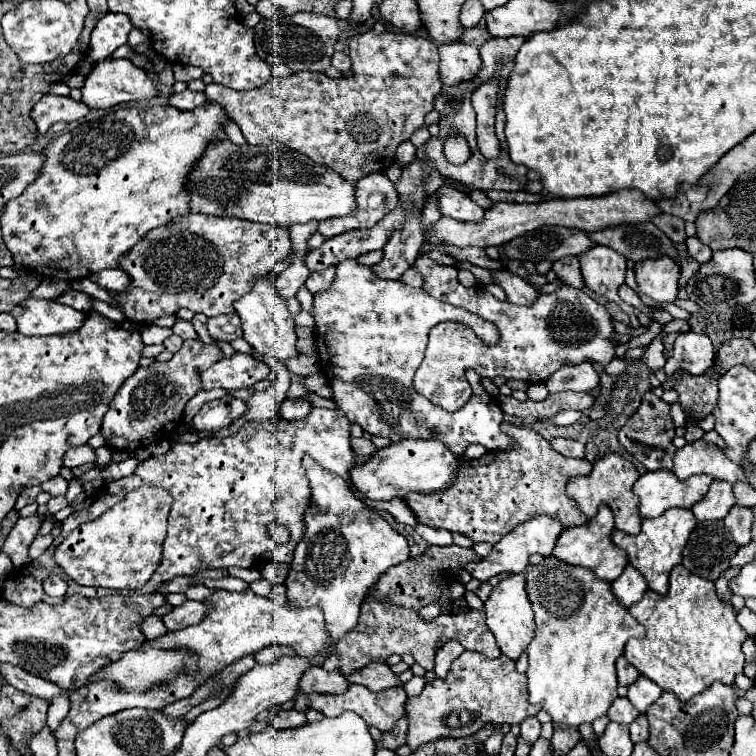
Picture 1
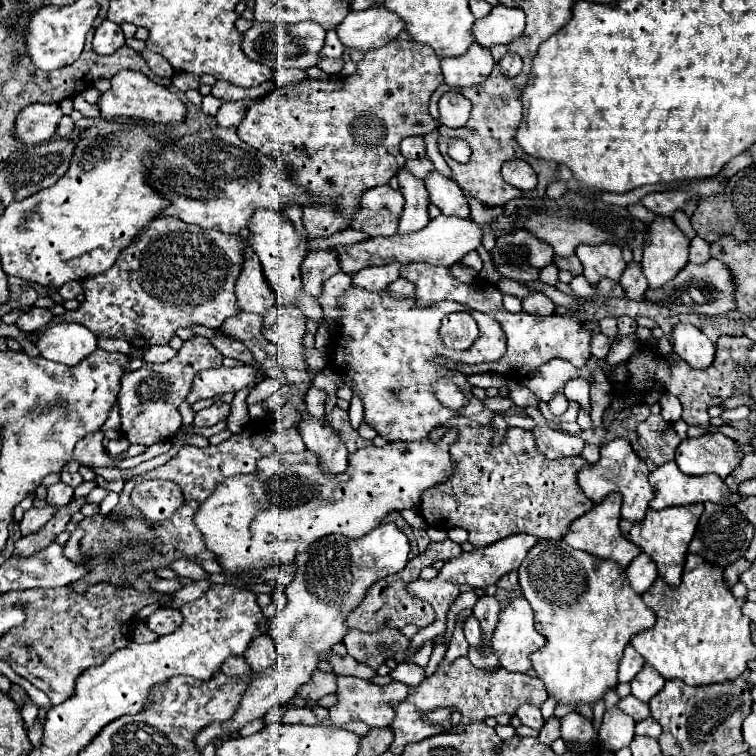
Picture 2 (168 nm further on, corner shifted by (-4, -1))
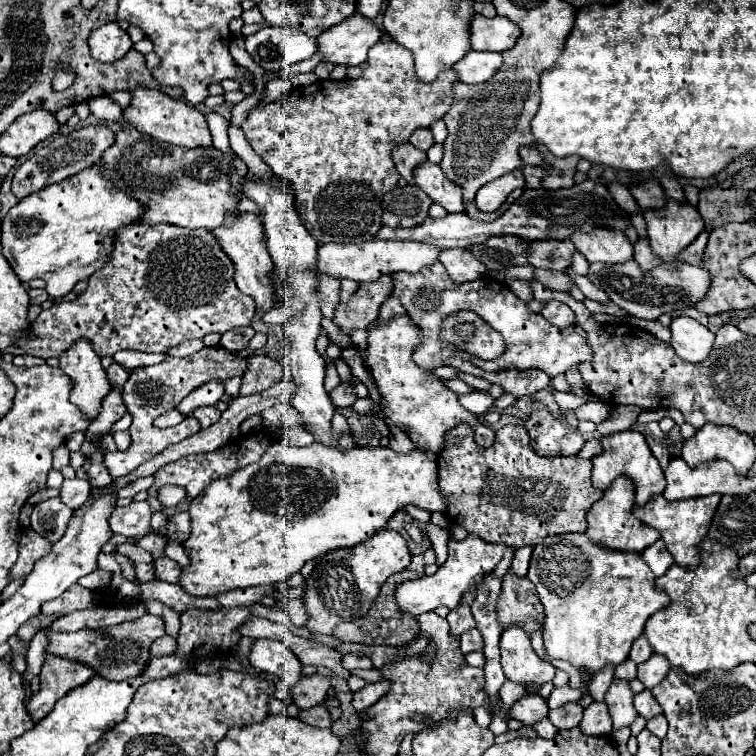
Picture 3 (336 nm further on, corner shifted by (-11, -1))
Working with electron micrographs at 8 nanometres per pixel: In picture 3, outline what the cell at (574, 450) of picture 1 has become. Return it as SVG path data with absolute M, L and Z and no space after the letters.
M547 408L533 410L523 426L539 456L575 456L585 444L579 430L563 424Z

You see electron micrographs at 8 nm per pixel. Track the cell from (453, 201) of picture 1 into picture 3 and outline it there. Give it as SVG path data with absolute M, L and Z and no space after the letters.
M427 160L415 166L415 186L419 186L435 204L441 204L449 214L463 212L463 192L447 180L439 164Z

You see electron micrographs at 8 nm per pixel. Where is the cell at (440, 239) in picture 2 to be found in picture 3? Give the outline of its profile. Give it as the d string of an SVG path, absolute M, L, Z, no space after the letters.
M375 238L363 244L321 244L317 254L319 254L315 266L317 278L327 274L339 280L349 278L355 282L375 282L375 278L381 278L383 274L395 274L401 270L419 272L421 268L431 266L433 262L437 262L439 248L421 242L391 242Z

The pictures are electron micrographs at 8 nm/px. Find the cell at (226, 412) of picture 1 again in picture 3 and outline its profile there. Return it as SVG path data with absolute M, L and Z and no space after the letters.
M201 406L199 410L193 410L193 416L199 420L201 428L207 428L221 418L221 412L217 408L211 408L211 406Z

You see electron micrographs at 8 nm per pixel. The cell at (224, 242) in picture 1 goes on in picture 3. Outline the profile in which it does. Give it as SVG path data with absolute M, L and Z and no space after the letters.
M127 224L115 232L115 250L111 250L107 266L99 268L89 278L87 290L75 300L61 300L49 310L43 310L31 326L35 340L19 340L15 346L45 360L59 358L81 338L89 340L101 358L113 356L119 350L165 352L167 348L191 338L203 338L211 332L223 334L237 326L251 326L253 314L253 298L237 290L233 282L233 264L209 230L189 230L171 224Z

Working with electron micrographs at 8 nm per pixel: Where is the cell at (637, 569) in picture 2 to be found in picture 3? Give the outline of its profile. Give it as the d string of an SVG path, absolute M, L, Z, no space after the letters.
M661 538L655 544L651 544L651 548L643 550L643 558L645 558L647 566L653 570L655 576L663 576L667 572L667 568L673 564L671 552L665 550Z

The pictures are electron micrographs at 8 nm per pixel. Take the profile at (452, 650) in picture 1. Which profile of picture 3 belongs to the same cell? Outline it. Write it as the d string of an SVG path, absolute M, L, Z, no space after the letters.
M477 628L461 634L461 652L469 654L473 650L481 650L483 648L483 636L479 634Z

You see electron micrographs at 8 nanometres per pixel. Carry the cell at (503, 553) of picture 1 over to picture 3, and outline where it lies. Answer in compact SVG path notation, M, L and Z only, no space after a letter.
M471 534L461 542L451 540L449 542L449 558L445 560L445 564L433 576L407 580L407 582L397 586L395 602L397 602L399 610L403 610L405 614L411 614L411 616L431 612L439 604L455 610L459 606L459 600L461 600L463 592L467 592L467 588L475 582L475 576L477 574L489 574L491 570L495 570L503 552L505 552L503 544L489 544L489 542L483 542L481 538L471 538Z

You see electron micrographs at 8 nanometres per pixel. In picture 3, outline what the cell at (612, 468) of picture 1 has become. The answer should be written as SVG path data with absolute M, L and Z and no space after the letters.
M625 430L625 432L615 432L609 436L603 436L601 446L603 446L603 454L599 454L591 460L593 462L593 486L595 488L605 490L617 476L629 474L635 482L635 488L637 488L637 498L635 498L637 506L643 506L651 496L661 494L665 490L667 482L665 482L663 470L661 470L657 458L651 454L651 450L645 442L645 436L641 432Z

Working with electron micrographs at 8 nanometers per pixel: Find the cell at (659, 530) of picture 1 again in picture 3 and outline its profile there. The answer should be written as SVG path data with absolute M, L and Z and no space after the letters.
M657 494L645 506L635 506L633 514L641 522L645 522L647 526L653 526L661 532L661 538L665 540L667 550L675 558L675 564L693 570L699 564L697 546L707 536L707 530L711 526L711 518L713 518L713 514L719 506L719 500L721 500L721 496L713 494L713 496L707 496L707 498L695 498L695 500L689 498L689 500L683 500L683 502L667 502L663 498L663 494Z

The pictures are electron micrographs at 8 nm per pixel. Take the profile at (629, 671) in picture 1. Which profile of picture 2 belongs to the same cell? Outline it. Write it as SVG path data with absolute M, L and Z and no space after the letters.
M626 646L620 662L620 670L618 670L618 682L632 682L634 676L642 670L642 666L644 666L642 656L632 646Z

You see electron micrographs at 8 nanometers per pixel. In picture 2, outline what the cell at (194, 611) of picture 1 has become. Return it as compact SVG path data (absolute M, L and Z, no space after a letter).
M158 608L148 620L146 620L146 624L148 624L148 628L150 630L154 630L156 634L170 634L170 632L174 632L178 626L180 626L180 622L184 620L184 616L180 614L180 610L174 610L174 608Z

